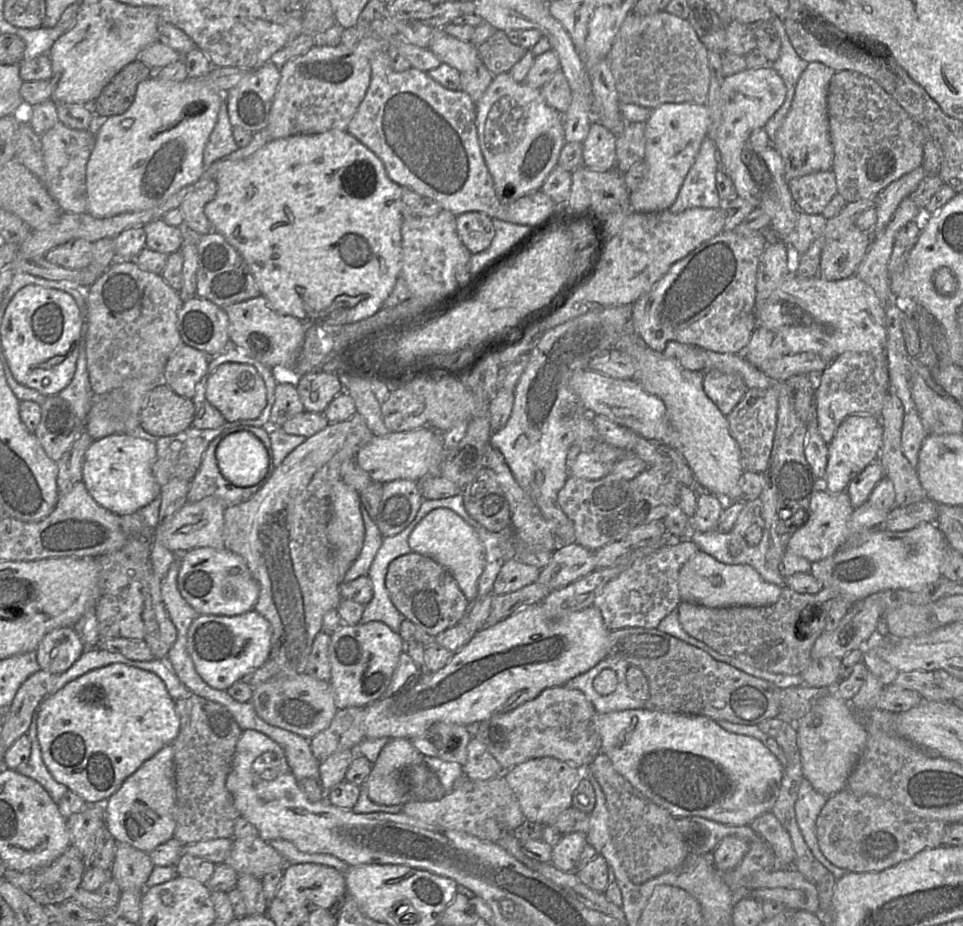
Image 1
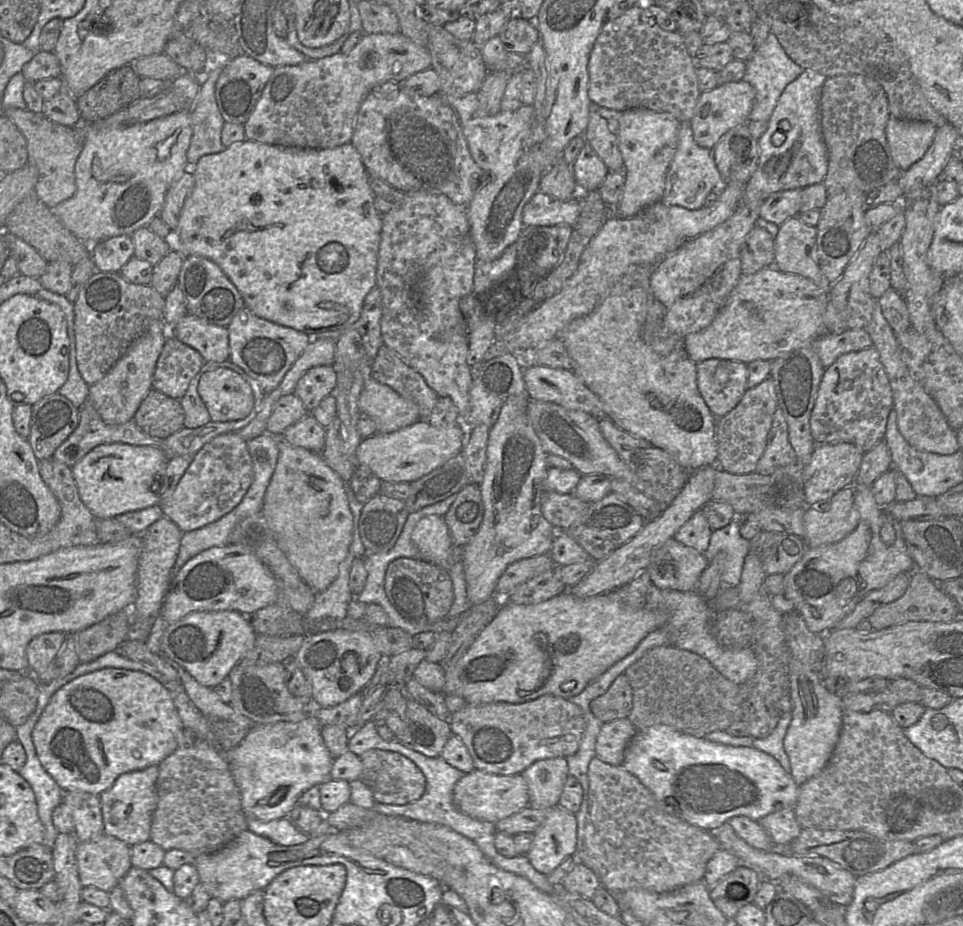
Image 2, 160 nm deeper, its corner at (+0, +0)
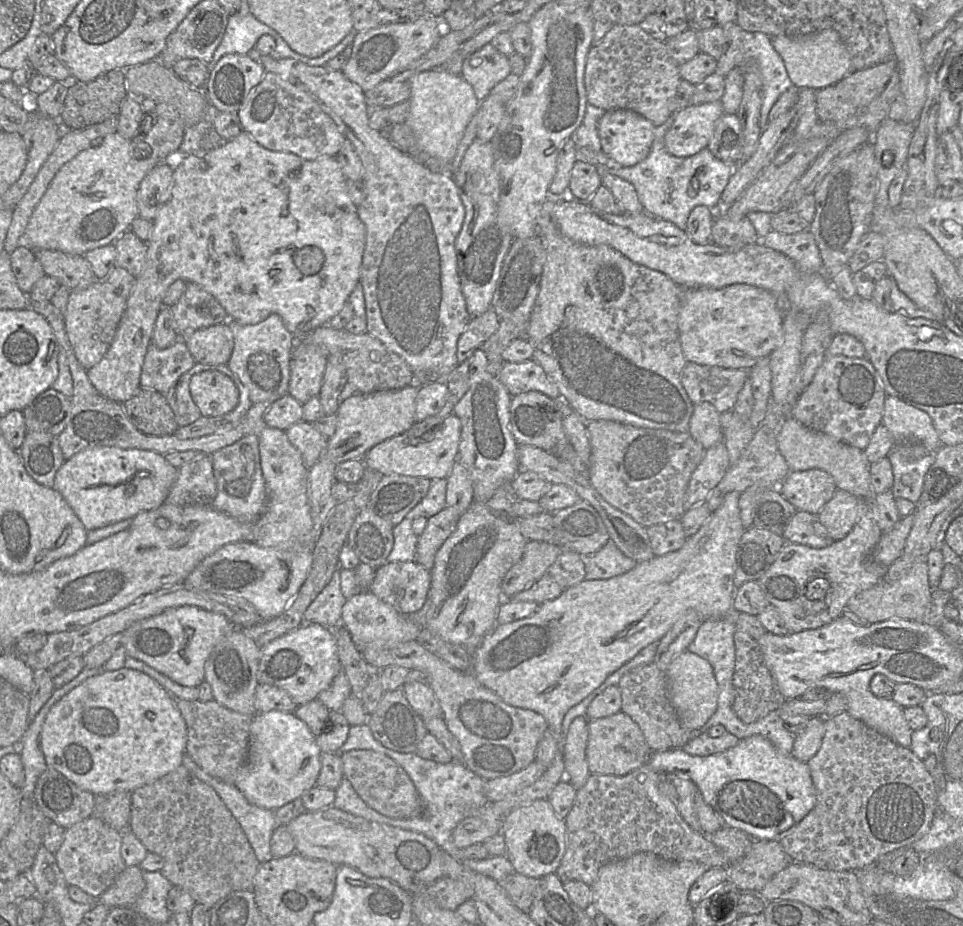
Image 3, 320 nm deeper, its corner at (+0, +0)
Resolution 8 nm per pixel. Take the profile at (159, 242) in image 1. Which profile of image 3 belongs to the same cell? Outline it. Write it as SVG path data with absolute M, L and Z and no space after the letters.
M127 230L114 242L116 248L116 266L126 269L133 276L137 276L146 261L147 243Z

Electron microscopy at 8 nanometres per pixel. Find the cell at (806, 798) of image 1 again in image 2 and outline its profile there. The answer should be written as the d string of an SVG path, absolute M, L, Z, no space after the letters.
M795 806L787 807L758 820L766 830L774 845L788 845L802 831L796 820Z

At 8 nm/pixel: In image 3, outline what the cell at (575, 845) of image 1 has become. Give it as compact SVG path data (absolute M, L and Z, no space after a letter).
M537 799L525 805L512 809L503 819L501 835L506 845L506 856L516 873L541 878L555 873L565 852L565 824L564 820L556 816L547 799Z

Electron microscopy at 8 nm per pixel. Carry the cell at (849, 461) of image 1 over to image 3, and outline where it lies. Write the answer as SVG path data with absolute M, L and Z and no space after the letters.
M810 469L790 472L777 489L798 511L818 514L837 487L827 472Z

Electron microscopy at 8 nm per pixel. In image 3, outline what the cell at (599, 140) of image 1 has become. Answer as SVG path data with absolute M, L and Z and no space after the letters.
M576 160L568 186L571 197L579 201L589 201L600 185L602 180L597 168L592 164Z

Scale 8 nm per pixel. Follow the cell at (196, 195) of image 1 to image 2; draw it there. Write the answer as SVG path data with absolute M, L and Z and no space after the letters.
M184 171L168 188L164 203L158 213L158 216L170 229L174 229L177 226L184 201L191 192L194 183L195 180L193 172Z

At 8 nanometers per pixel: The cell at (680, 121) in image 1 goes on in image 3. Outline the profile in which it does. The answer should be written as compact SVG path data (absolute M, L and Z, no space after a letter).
M624 109L606 110L598 122L601 150L623 167L644 160L655 136L655 125L642 115Z

